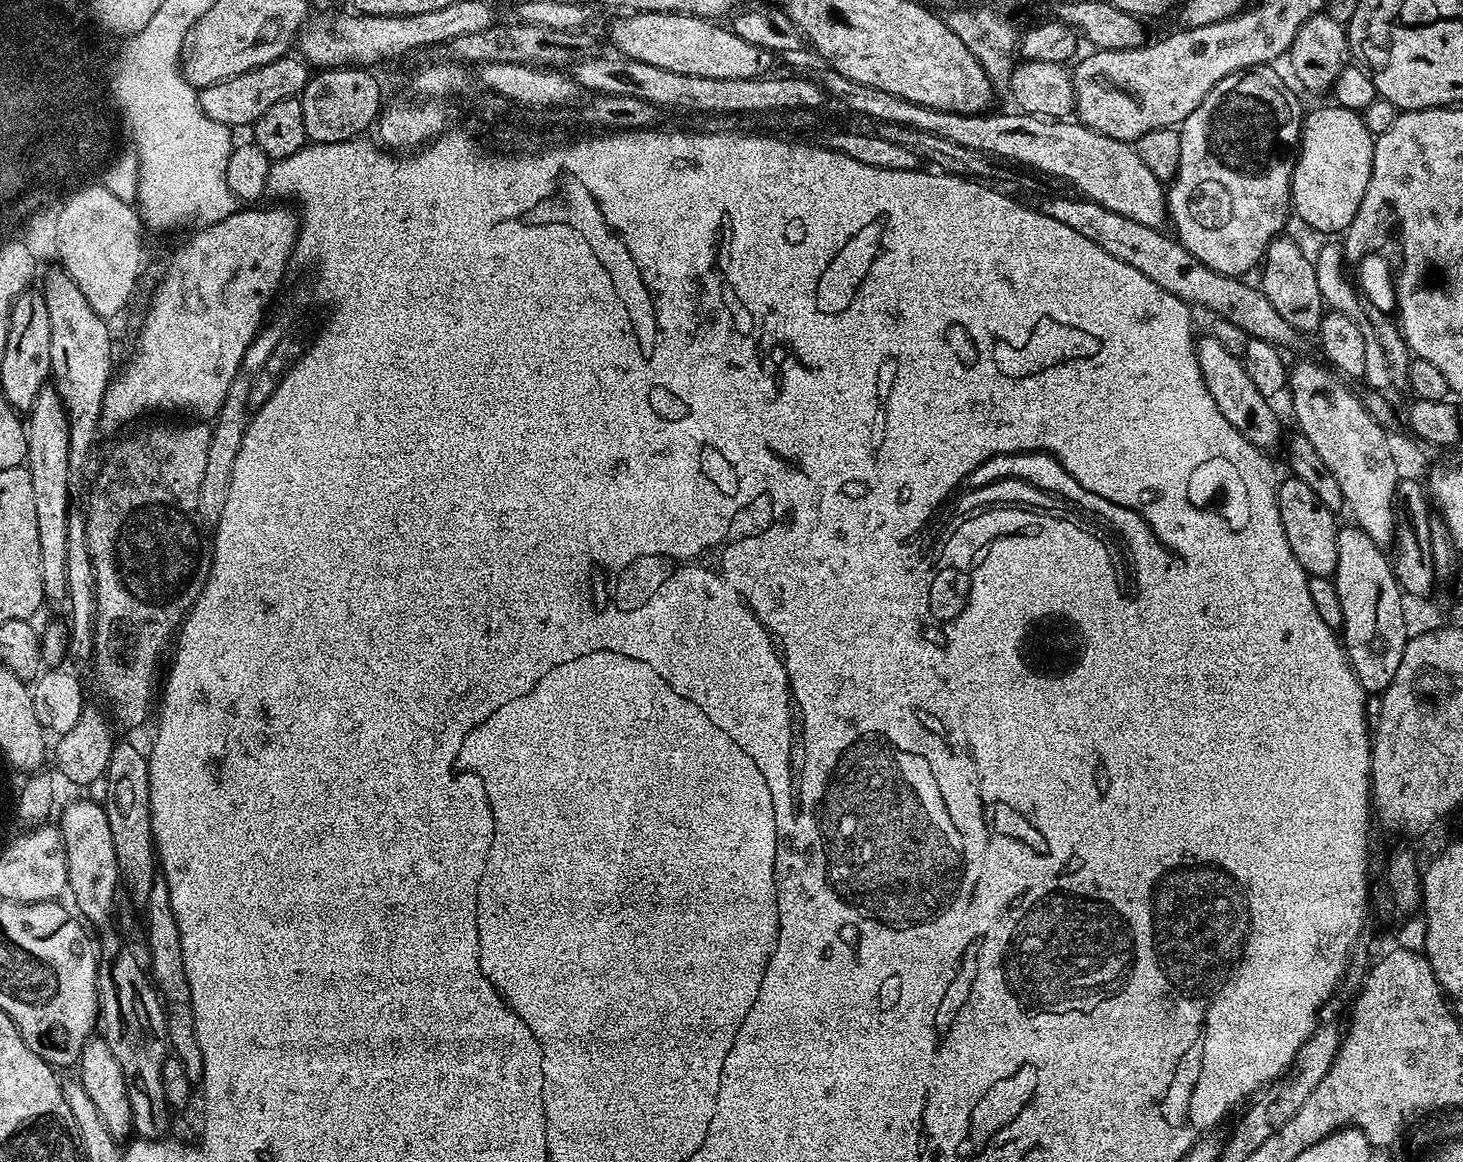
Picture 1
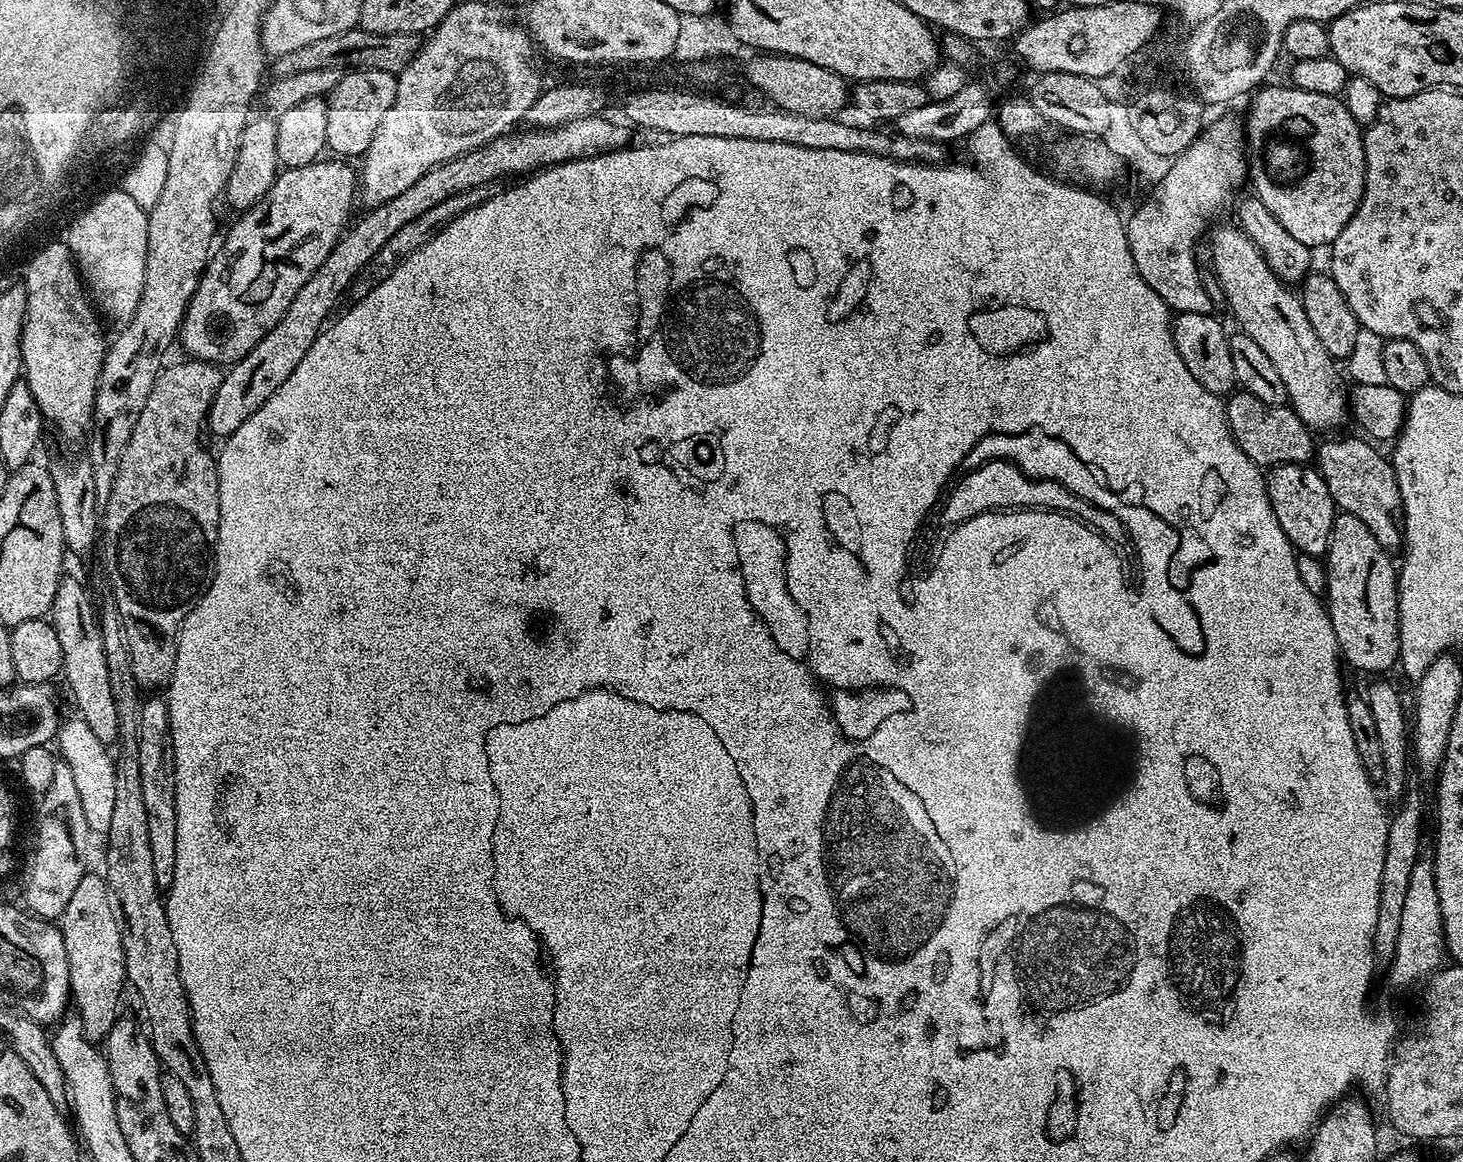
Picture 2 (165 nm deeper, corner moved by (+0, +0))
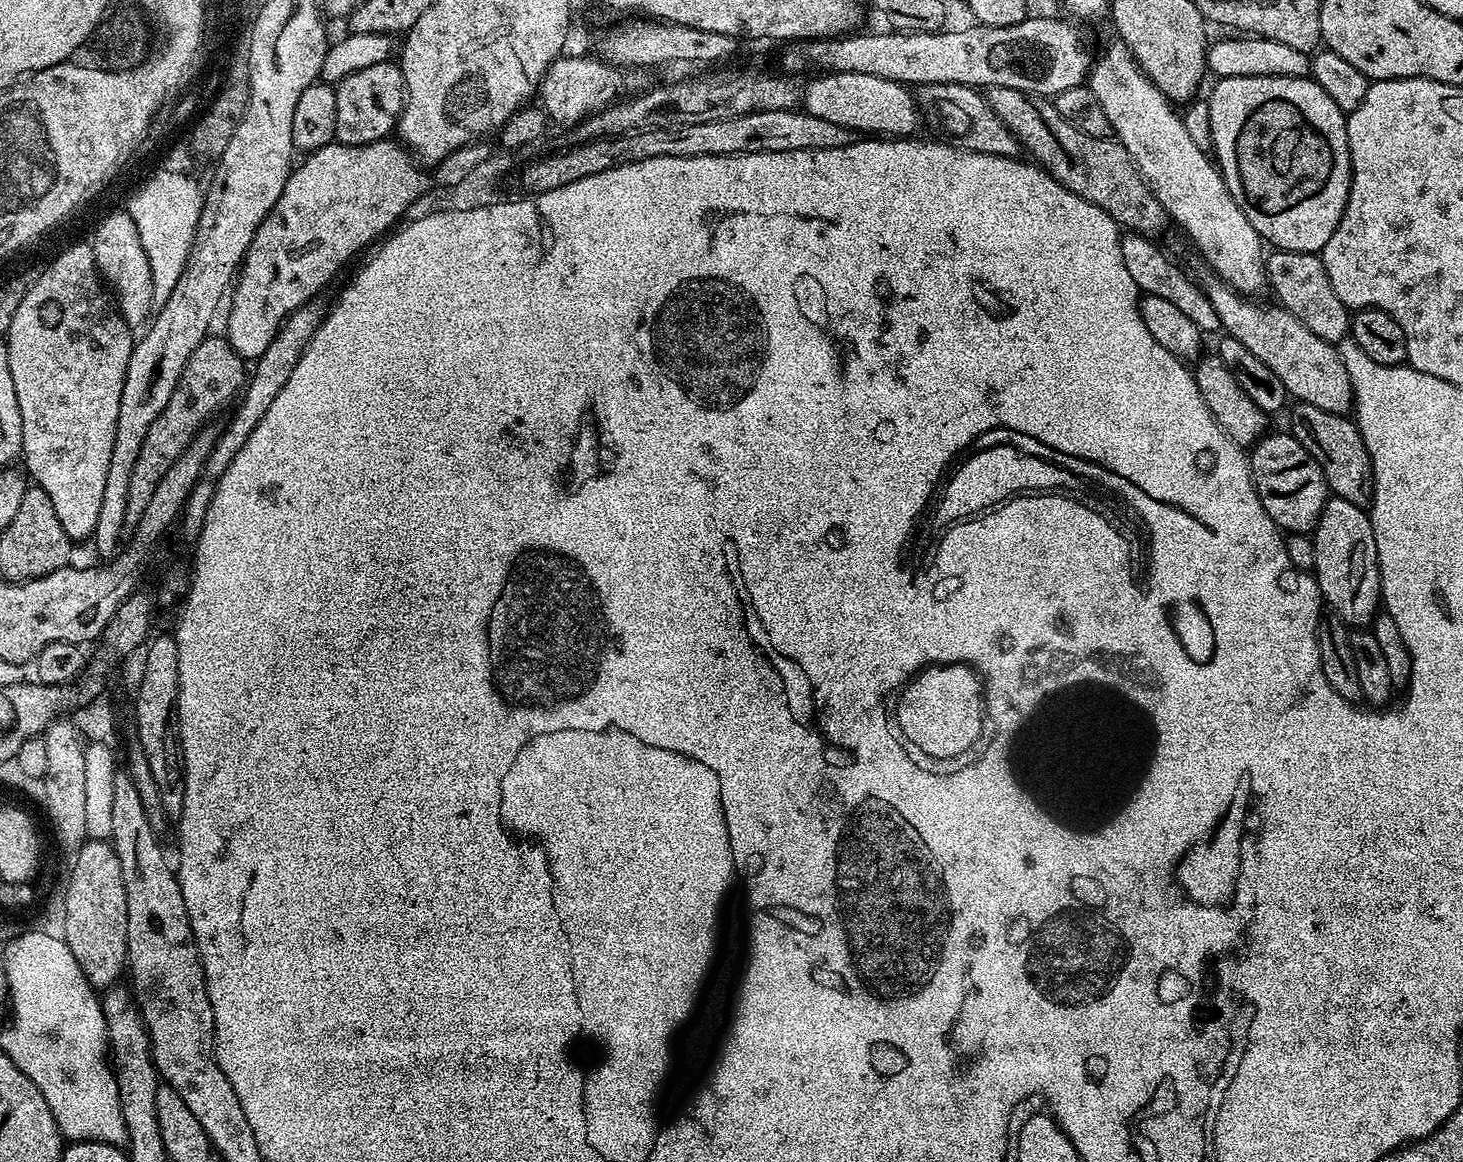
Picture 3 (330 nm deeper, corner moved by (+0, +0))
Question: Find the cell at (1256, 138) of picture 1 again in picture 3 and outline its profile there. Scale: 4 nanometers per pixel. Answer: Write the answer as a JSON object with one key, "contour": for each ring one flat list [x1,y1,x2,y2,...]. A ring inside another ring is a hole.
{"contour":[[1124,234,1120,237,1122,262,1126,262,1126,270,1130,270,1130,278,1134,278,1136,287,1141,293,1166,298,1166,302,1178,306,1178,310,1182,310,1182,314,1186,314,1186,318,1190,318,1190,322,1194,322,1194,326,1198,326,1201,332,1219,333,1221,331,1220,319,1214,306,1210,306,1203,287,1199,283,1196,285,1166,253,1159,252,1152,244,1155,243,1149,237,1139,234]]}

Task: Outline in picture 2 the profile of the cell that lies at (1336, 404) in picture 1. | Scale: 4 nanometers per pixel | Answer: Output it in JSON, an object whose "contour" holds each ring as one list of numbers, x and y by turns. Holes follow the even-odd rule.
{"contour":[[1236,226,1218,231,1212,238,1210,266,1221,283,1227,311,1232,311,1233,318,1240,323,1239,331,1254,338,1256,345,1269,356,1282,382,1286,382,1288,404,1305,426,1316,434,1332,434,1335,428,1349,423,1350,392,1346,384,1344,388,1342,372,1340,377,1336,369,1337,361,1322,346,1318,334,1314,334,1299,295,1275,276,1251,238]]}

